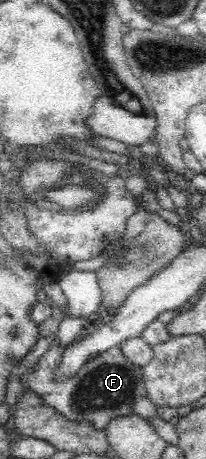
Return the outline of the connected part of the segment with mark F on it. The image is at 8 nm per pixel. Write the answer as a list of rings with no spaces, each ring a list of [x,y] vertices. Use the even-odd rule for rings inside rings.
[[[54,344],[39,360],[36,372],[23,376],[21,383],[25,389],[31,390],[45,401],[45,404],[66,415],[67,418],[89,418],[91,422],[104,430],[115,416],[131,413],[129,404],[137,396],[145,396],[143,380],[139,377],[139,367],[125,361],[120,347],[93,358],[75,377],[59,384],[51,380],[51,366],[55,366],[55,362],[59,360],[59,354],[63,352],[62,348]]]

